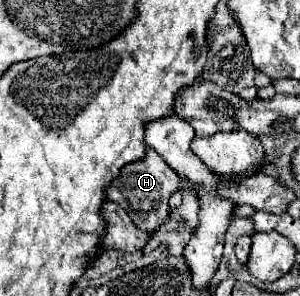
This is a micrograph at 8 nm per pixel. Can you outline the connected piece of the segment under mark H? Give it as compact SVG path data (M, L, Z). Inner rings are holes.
M147 148L145 158L125 164L121 168L119 176L107 186L107 198L123 206L139 228L153 232L167 222L169 216L167 200L177 188L179 188L179 176L163 162L163 158L159 158L159 154L155 154L155 150Z

